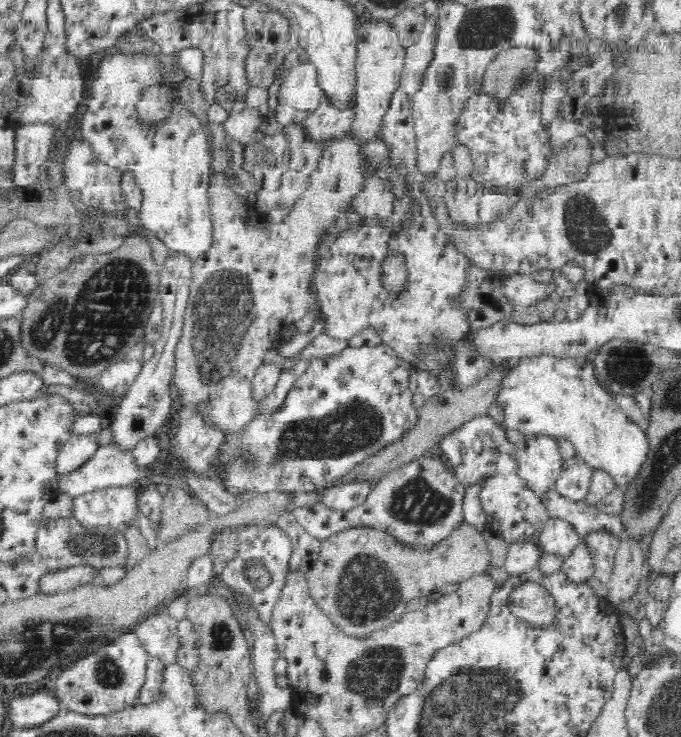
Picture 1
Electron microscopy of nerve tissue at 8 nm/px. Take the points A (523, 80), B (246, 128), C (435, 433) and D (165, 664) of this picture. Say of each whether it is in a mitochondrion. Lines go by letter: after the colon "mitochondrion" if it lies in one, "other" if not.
A: other
B: other
C: other
D: other

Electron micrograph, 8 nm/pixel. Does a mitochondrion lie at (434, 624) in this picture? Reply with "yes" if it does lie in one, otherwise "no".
no

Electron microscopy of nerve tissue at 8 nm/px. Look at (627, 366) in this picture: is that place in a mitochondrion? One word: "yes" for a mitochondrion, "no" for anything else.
yes

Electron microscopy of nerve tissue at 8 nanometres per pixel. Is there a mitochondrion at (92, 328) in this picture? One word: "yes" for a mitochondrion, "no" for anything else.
yes

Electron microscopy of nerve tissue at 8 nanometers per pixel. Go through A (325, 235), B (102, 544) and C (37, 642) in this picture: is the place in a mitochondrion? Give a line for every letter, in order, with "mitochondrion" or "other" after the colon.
A: other
B: mitochondrion
C: mitochondrion

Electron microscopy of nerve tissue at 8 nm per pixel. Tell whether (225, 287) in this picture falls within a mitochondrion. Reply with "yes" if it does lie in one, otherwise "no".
yes

